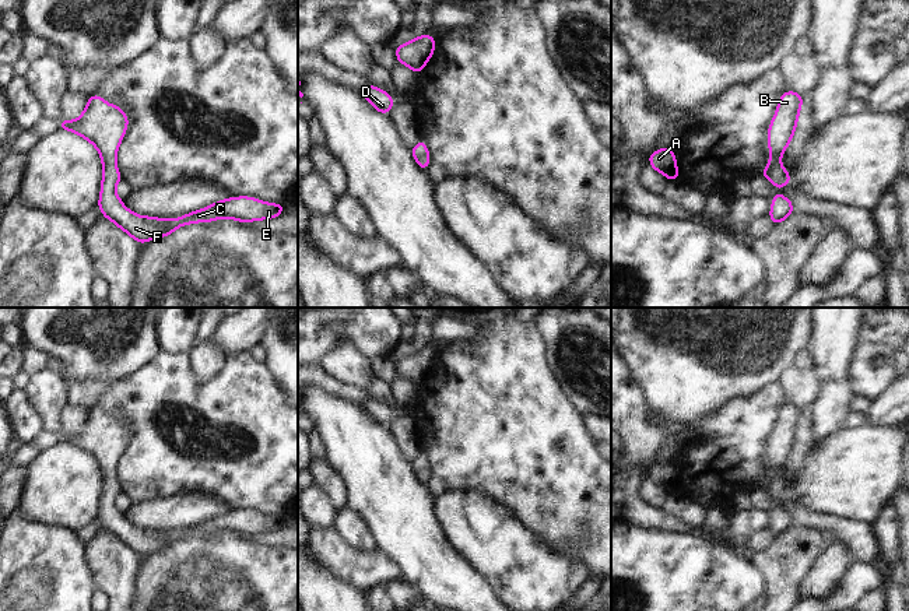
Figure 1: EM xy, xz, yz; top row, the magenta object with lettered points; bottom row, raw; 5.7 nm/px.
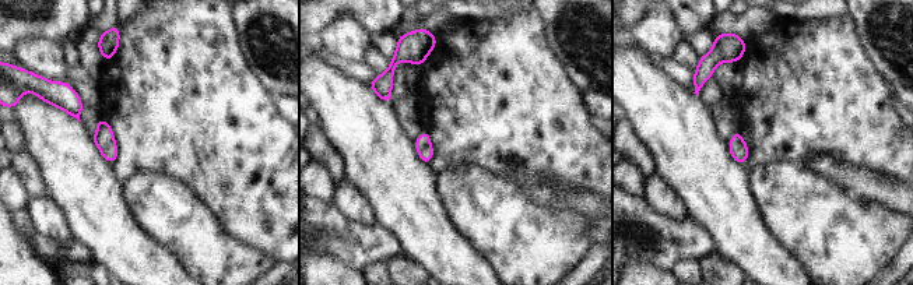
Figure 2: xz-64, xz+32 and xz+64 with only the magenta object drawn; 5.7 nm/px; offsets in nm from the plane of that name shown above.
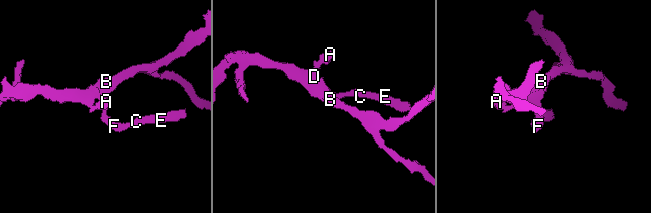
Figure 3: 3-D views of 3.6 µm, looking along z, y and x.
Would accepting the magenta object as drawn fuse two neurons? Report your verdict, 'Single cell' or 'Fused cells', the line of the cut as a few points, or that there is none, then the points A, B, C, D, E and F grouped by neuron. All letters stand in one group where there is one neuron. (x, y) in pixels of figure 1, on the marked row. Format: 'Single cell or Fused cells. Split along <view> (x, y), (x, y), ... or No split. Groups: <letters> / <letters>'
Single cell. No split. Groups: A B C D E F

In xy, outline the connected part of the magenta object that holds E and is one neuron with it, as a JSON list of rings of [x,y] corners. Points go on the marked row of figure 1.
[[[95,94],[88,98],[88,105],[78,120],[60,119],[60,129],[71,130],[96,147],[103,165],[98,208],[106,220],[113,221],[138,243],[159,236],[171,236],[173,229],[199,221],[211,222],[217,218],[232,218],[249,222],[275,218],[287,207],[284,204],[264,203],[248,196],[225,199],[175,220],[157,220],[131,213],[115,193],[116,185],[122,180],[120,172],[116,168],[116,152],[126,133],[127,123],[129,117],[123,109],[115,103],[108,105]]]

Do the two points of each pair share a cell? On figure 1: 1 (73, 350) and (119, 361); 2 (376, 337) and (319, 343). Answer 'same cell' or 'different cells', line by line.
1: same cell
2: same cell

